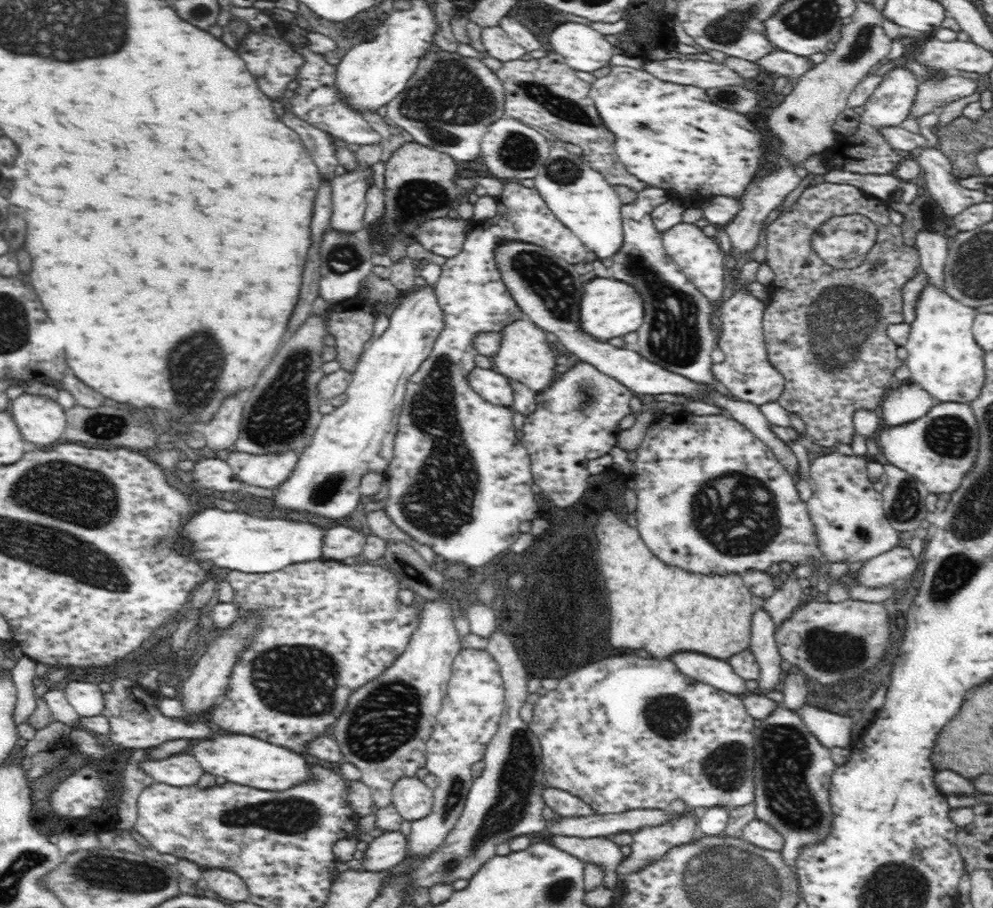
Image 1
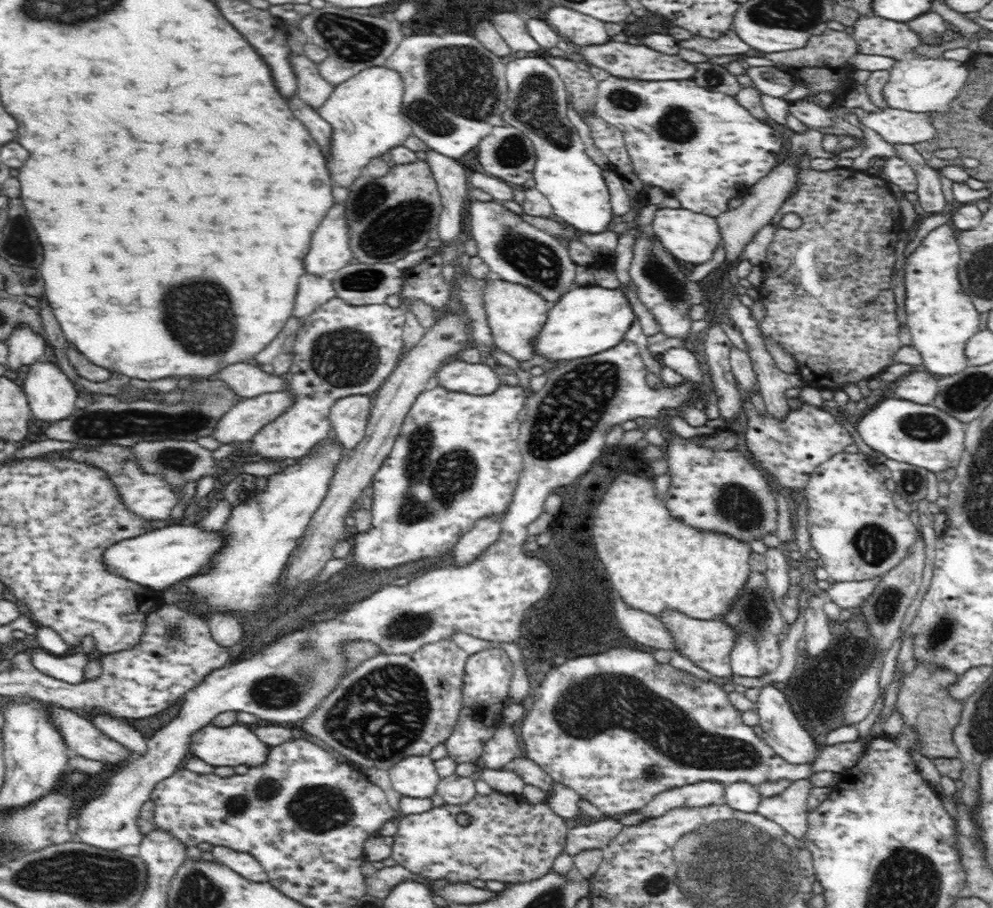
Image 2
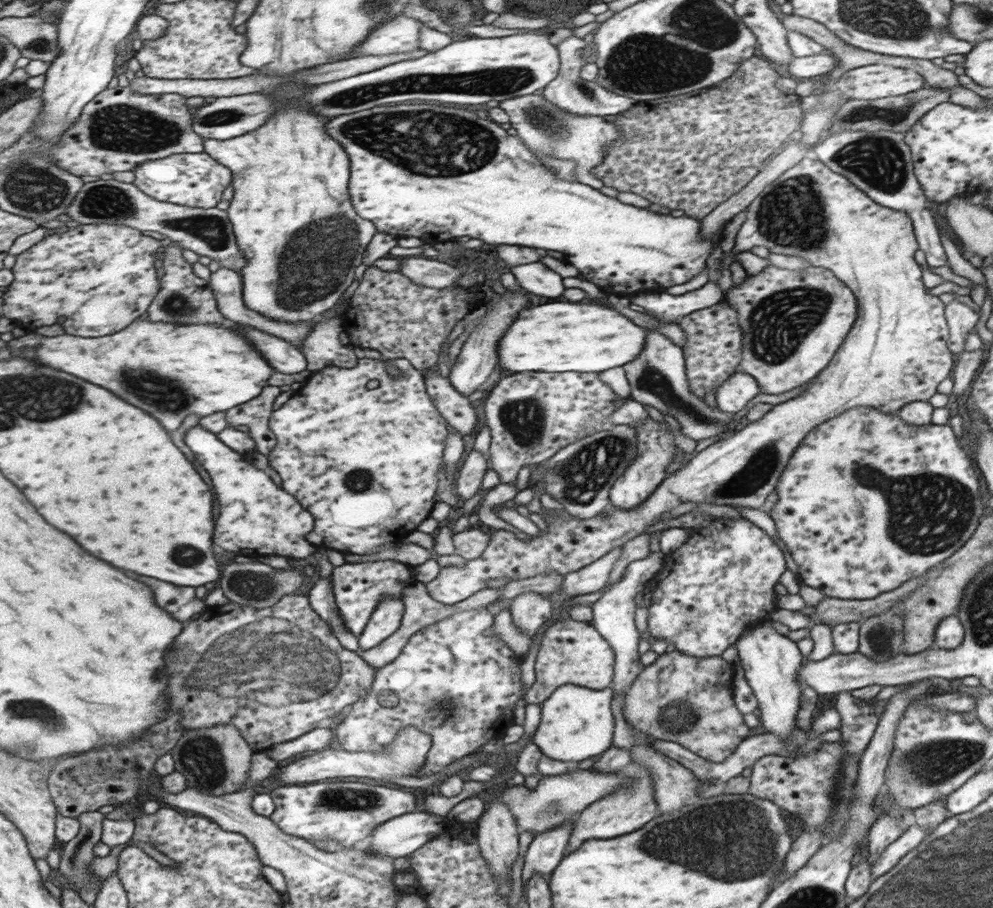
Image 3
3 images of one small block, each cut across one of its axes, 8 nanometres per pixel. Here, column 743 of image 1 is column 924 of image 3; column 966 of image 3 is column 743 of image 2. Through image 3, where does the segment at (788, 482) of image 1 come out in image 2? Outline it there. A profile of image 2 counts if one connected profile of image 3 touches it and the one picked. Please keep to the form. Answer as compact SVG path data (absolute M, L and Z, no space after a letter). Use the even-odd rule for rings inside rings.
M678 435L672 436L672 442L667 445L672 486L666 494L666 504L672 516L700 530L724 532L738 541L750 542L776 530L778 510L770 484L742 452L712 452Z

